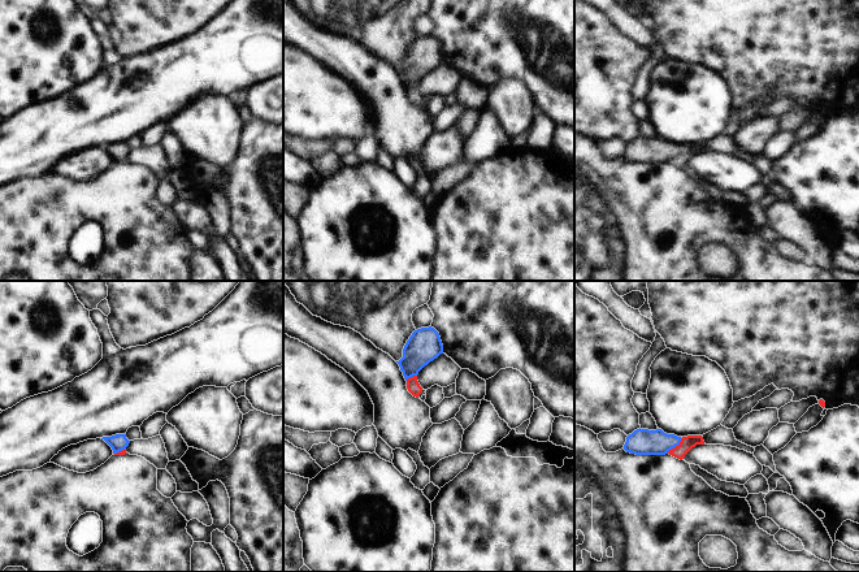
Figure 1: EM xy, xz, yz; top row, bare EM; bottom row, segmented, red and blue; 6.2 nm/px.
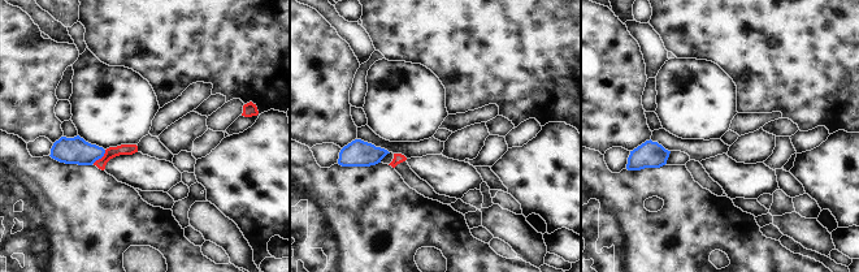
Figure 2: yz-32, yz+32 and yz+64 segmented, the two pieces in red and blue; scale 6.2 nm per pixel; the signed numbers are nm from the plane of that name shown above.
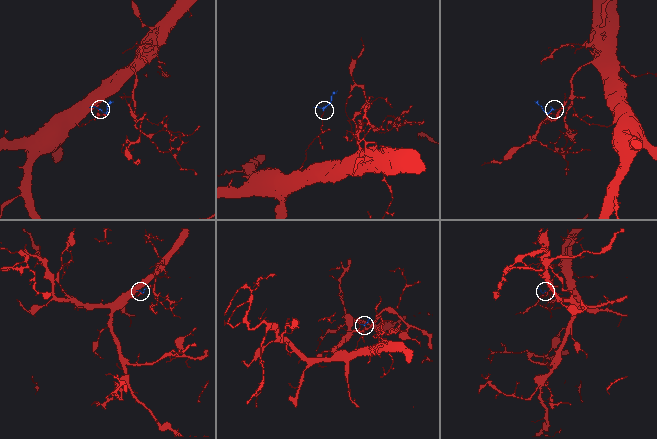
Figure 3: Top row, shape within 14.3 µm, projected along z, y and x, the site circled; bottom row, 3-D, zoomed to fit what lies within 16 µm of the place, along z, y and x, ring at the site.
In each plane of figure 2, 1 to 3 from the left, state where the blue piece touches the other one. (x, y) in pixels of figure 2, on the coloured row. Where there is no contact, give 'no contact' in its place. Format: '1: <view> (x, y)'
1: yz-32 (102, 158)
2: no contact
3: no contact

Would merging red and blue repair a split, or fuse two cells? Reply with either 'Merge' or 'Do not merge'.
Merge

